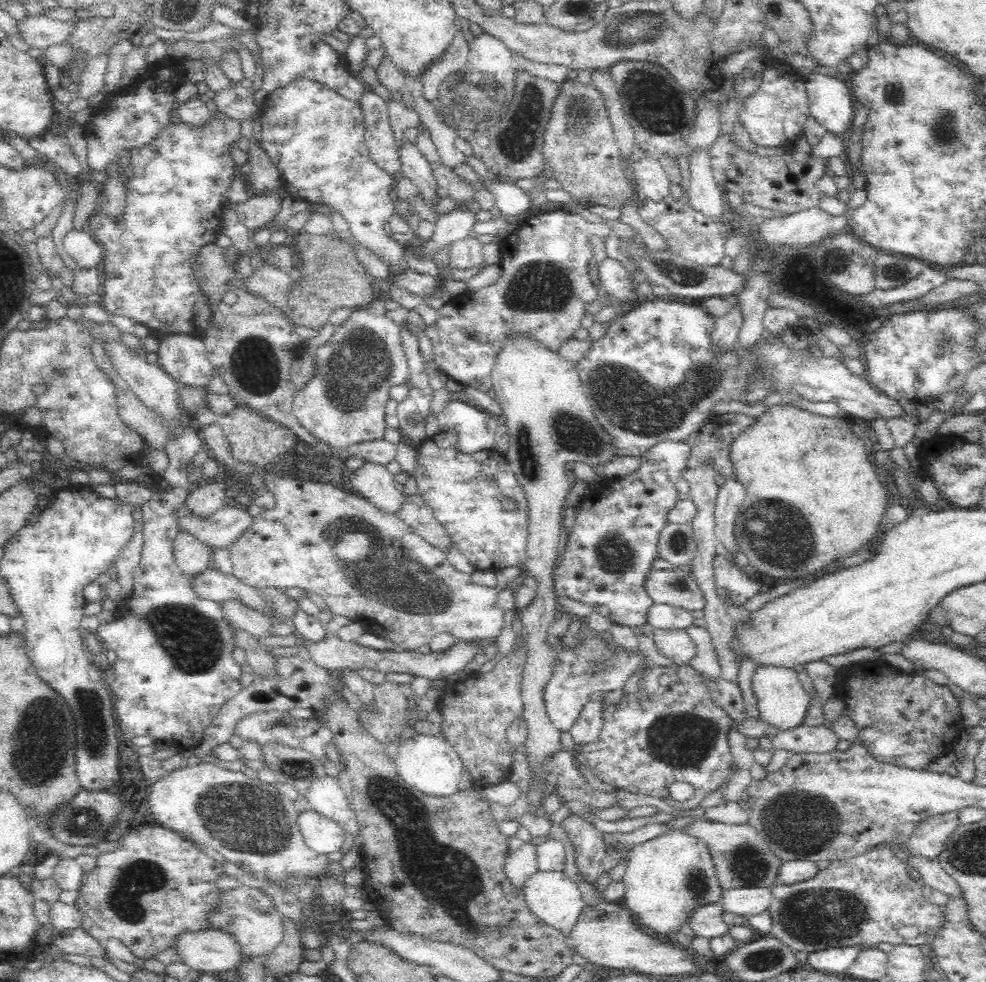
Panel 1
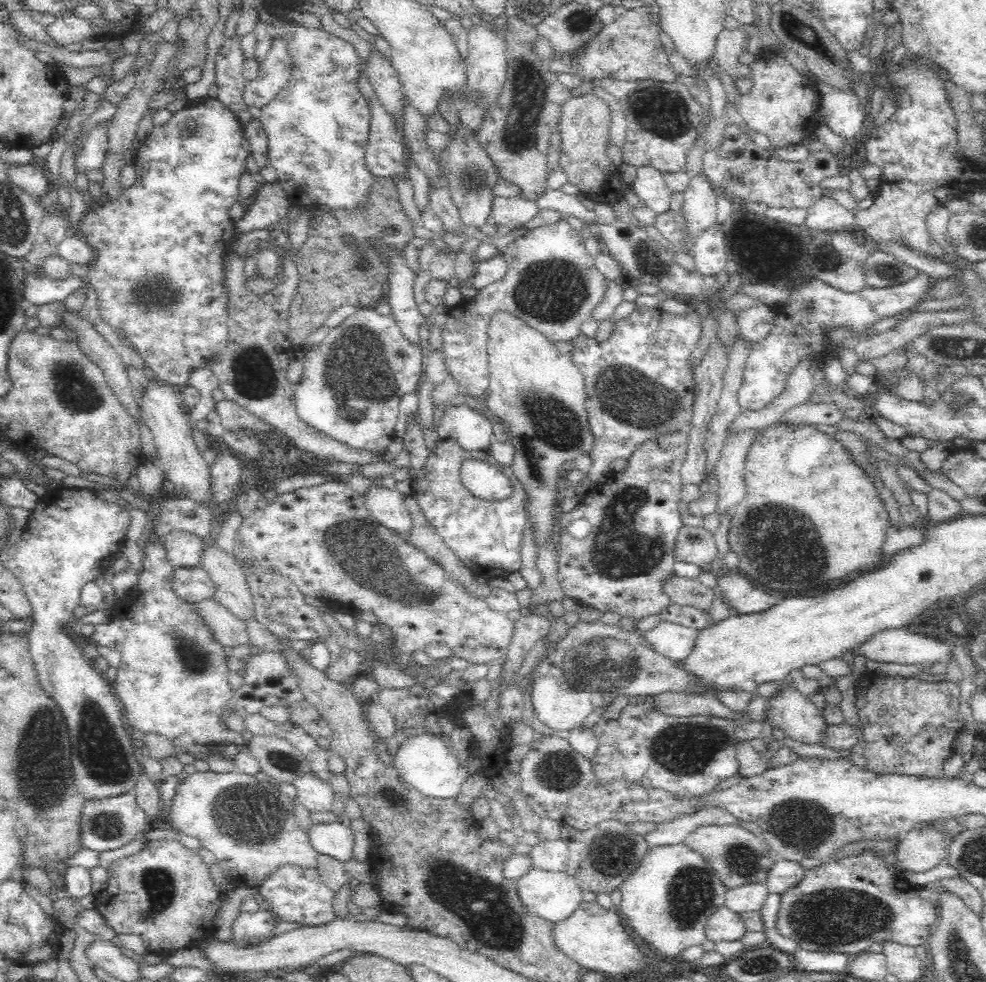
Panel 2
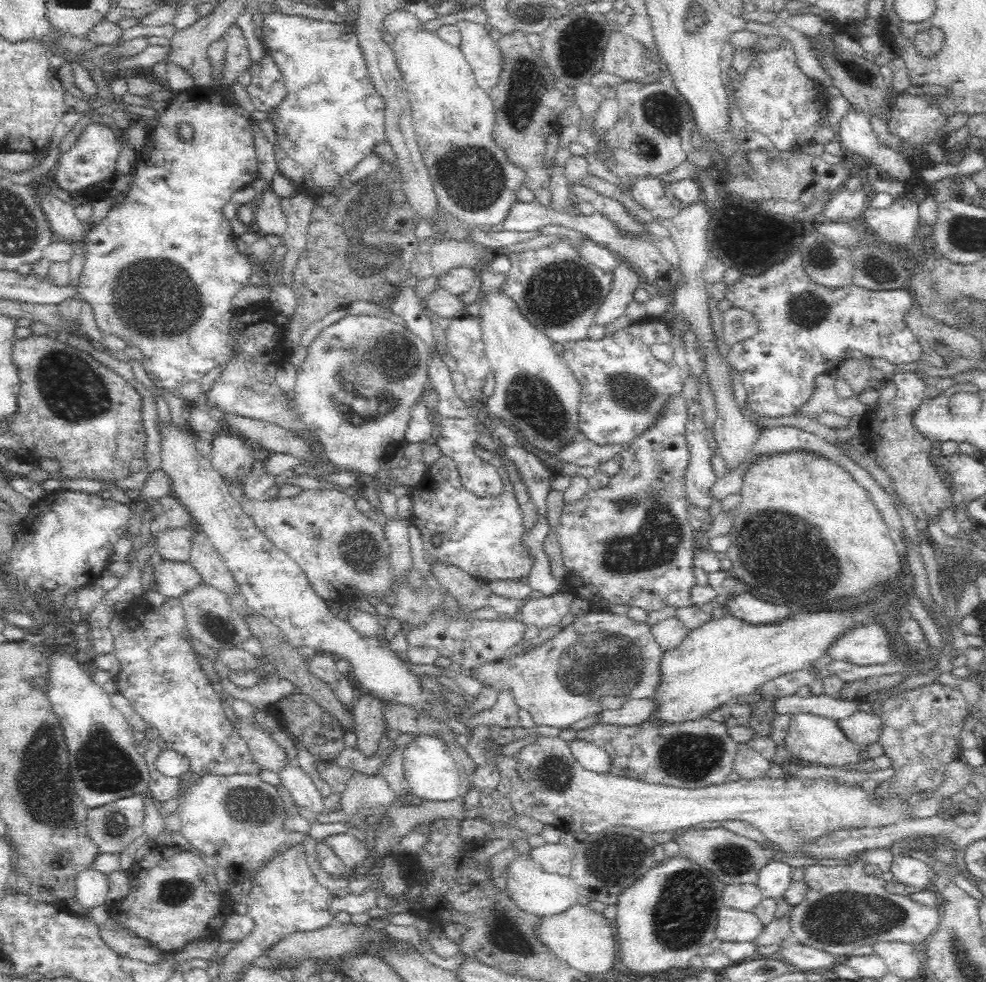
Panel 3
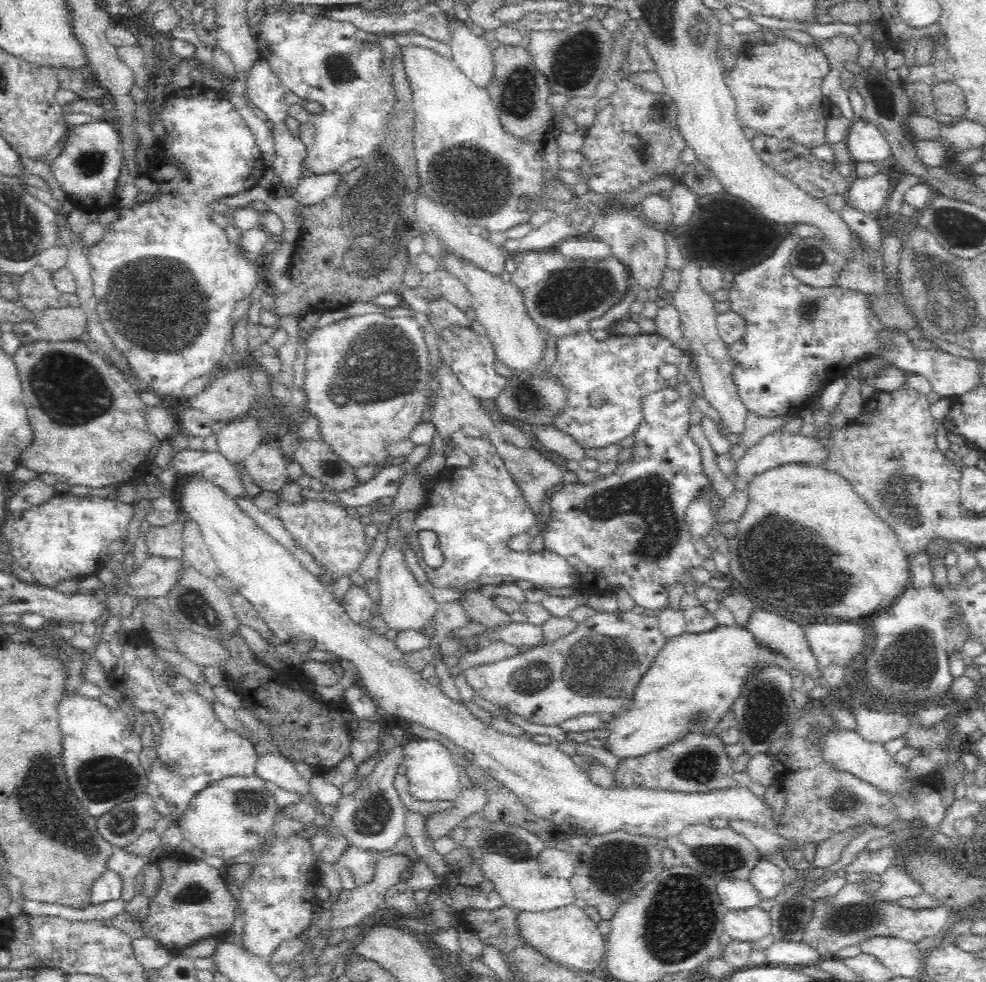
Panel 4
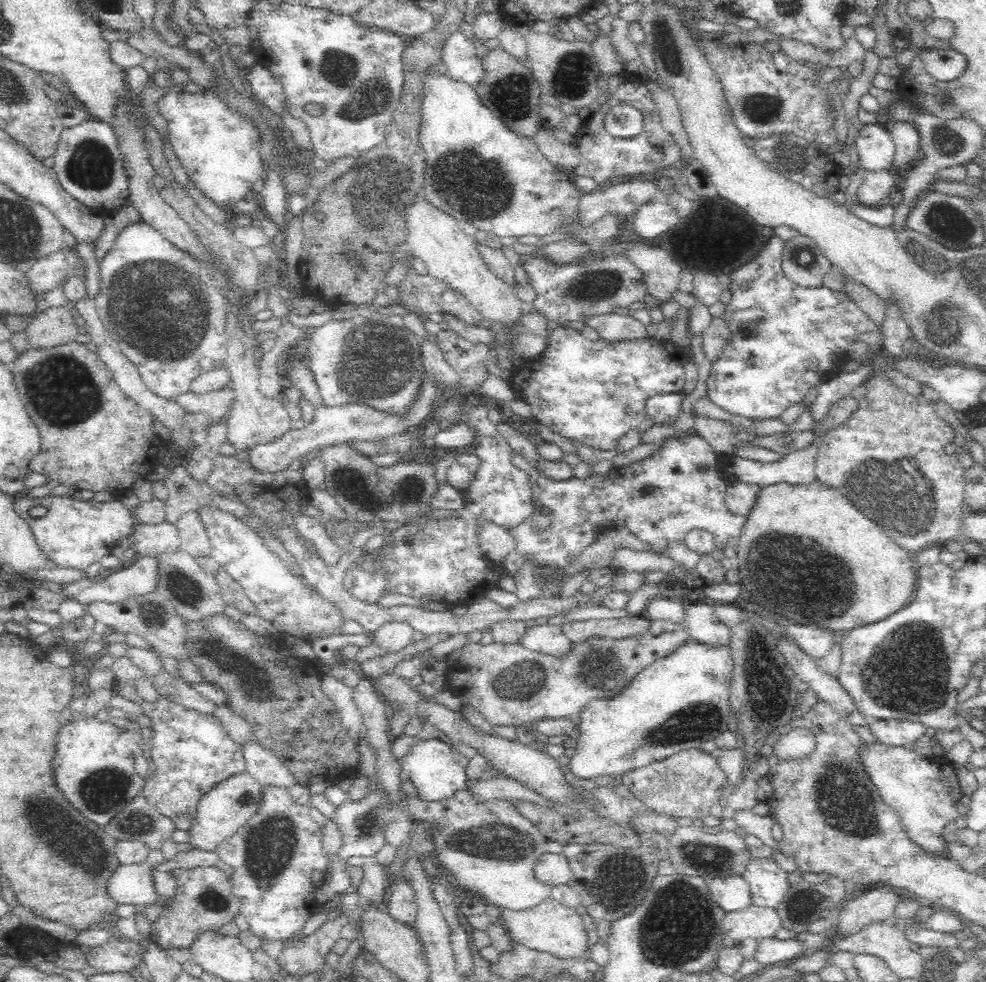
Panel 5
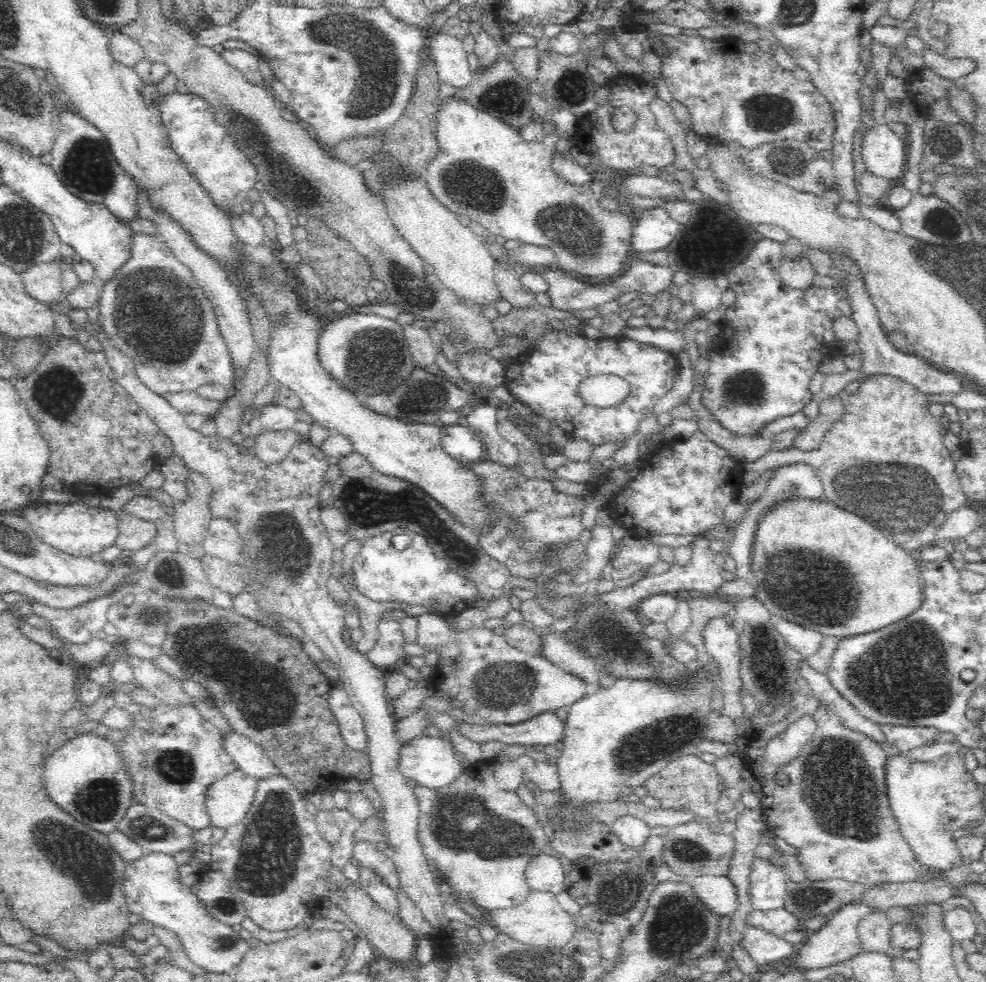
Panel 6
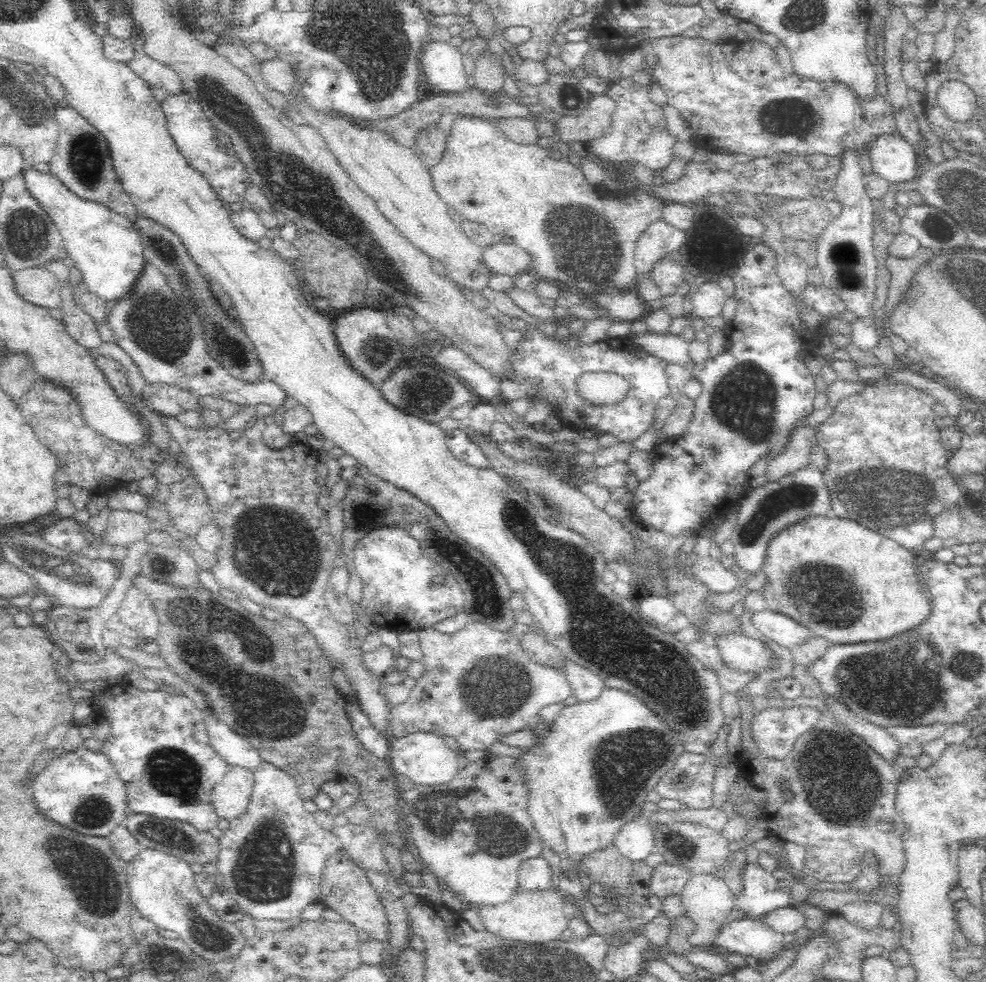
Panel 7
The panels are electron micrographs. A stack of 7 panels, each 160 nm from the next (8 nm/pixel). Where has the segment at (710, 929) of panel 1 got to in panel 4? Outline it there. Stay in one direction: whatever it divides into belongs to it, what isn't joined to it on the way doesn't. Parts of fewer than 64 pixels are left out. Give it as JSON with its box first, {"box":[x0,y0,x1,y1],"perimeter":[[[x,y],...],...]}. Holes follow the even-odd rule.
{"box":[723,904,772,942],"perimeter":[[[758,904],[740,910],[727,909],[723,925],[733,940],[752,942],[771,934],[772,919],[769,911]]]}

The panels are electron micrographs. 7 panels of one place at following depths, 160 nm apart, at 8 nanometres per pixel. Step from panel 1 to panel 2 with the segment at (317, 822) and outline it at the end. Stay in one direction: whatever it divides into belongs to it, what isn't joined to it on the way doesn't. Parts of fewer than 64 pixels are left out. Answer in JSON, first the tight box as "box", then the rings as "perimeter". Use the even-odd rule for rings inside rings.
{"box":[308,823,354,863],"perimeter":[[[322,823],[308,831],[313,849],[320,854],[332,856],[342,863],[354,856],[354,832],[346,823]]]}

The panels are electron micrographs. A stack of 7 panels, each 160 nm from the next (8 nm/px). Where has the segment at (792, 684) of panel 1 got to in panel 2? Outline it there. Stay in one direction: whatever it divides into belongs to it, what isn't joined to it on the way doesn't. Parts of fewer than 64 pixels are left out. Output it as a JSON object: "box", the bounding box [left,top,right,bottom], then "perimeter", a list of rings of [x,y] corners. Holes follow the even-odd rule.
{"box":[765,687,829,747],"perimeter":[[[794,687],[783,690],[780,697],[768,699],[765,702],[765,708],[769,708],[765,720],[769,721],[772,727],[783,730],[786,737],[791,738],[794,742],[800,742],[800,744],[826,747],[825,738],[829,724],[824,720],[816,705]]]}

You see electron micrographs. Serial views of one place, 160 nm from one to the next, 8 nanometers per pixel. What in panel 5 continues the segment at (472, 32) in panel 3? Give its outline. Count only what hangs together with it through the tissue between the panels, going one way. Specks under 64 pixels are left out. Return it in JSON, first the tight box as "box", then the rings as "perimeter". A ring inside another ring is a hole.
{"box":[441,31,483,85],"perimeter":[[[459,31],[454,32],[442,46],[441,63],[446,67],[446,76],[450,77],[454,82],[466,83],[473,85],[480,82],[483,77],[481,68],[481,60],[477,58],[476,46],[473,45],[465,36]]]}

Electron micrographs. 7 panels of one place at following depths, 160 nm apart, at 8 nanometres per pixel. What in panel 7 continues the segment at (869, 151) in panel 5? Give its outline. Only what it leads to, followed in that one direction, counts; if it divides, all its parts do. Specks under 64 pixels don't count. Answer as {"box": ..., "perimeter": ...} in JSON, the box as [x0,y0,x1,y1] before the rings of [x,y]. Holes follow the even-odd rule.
{"box":[872,135,921,183],"perimeter":[[[884,135],[872,144],[872,171],[889,183],[910,182],[921,172],[918,152],[899,135]]]}

